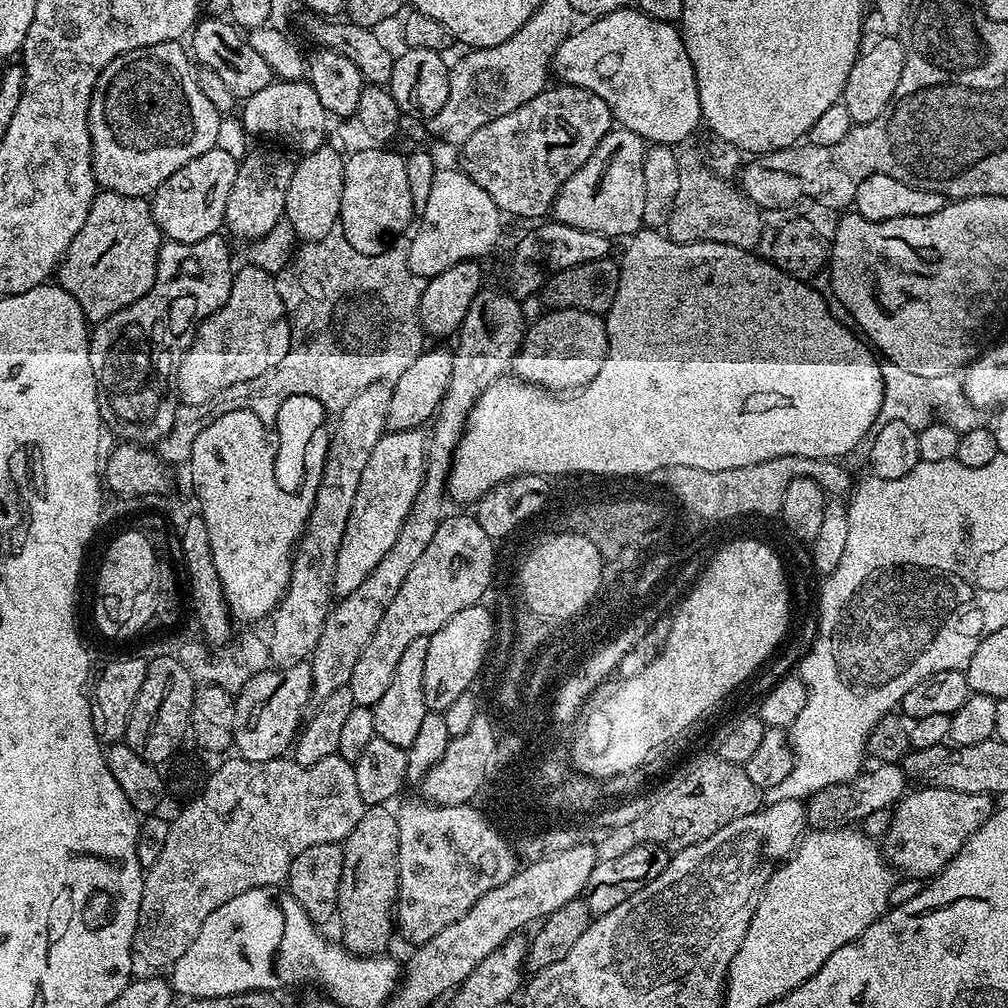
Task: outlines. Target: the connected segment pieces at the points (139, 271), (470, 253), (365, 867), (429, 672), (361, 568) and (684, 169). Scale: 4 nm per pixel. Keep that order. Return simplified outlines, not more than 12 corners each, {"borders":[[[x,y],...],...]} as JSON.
{"borders":[[[100,190],[54,276],[95,326],[156,281],[145,197]],[[459,167],[434,174],[406,244],[431,278],[499,242],[500,208]],[[365,807],[342,841],[342,943],[380,954],[394,936],[398,822]],[[479,603],[428,637],[422,698],[444,713],[493,651]],[[385,431],[354,494],[334,592],[382,562],[424,481],[428,436]],[[699,151],[678,155],[666,235],[755,249],[757,208]]]}

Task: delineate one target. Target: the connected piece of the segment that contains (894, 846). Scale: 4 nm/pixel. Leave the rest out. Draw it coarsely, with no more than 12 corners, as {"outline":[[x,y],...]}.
{"outline":[[909,791],[882,837],[927,881],[991,818],[993,797]]}

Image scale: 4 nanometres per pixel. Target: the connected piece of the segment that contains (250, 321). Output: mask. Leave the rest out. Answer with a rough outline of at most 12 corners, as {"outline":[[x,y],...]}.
{"outline":[[249,262],[176,367],[207,405],[290,350],[276,276]]}

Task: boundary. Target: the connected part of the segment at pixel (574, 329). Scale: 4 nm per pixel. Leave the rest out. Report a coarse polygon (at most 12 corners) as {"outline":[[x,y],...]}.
{"outline":[[558,308],[524,333],[511,371],[553,394],[588,385],[603,315]]}

